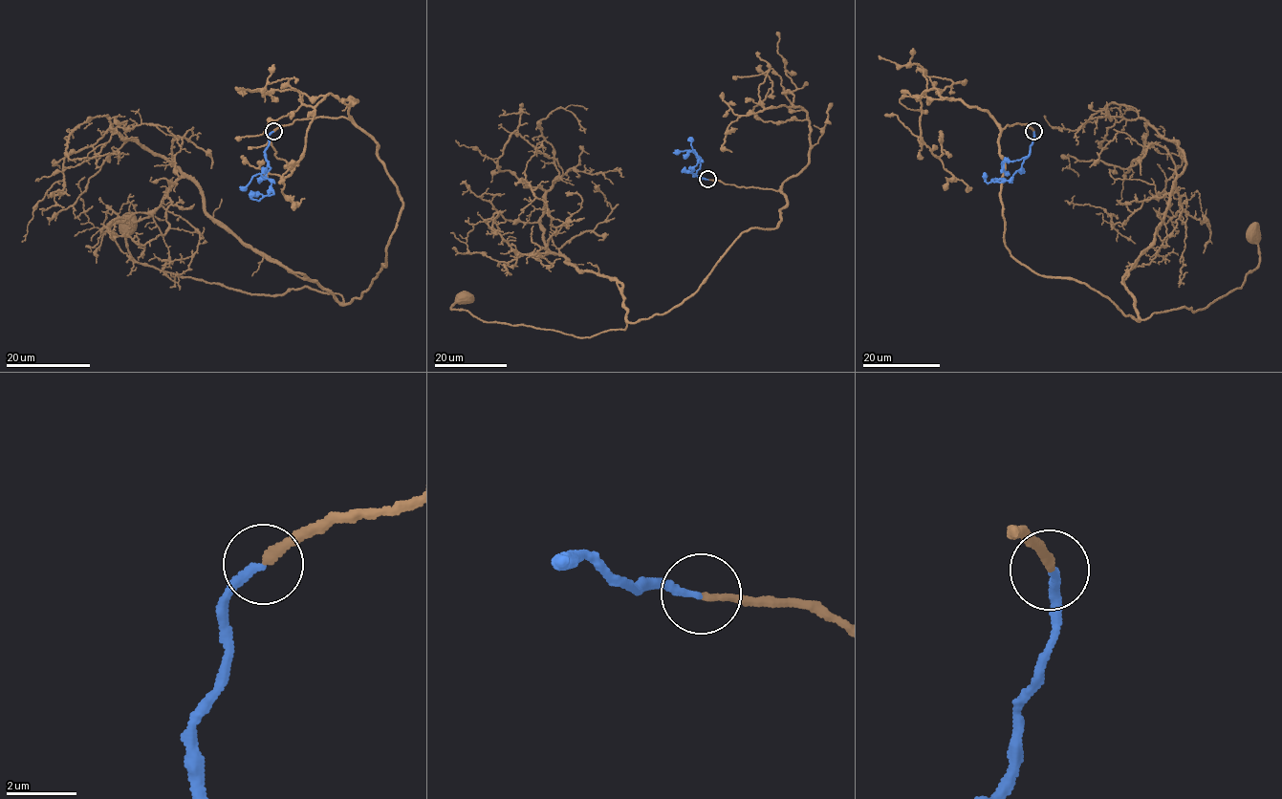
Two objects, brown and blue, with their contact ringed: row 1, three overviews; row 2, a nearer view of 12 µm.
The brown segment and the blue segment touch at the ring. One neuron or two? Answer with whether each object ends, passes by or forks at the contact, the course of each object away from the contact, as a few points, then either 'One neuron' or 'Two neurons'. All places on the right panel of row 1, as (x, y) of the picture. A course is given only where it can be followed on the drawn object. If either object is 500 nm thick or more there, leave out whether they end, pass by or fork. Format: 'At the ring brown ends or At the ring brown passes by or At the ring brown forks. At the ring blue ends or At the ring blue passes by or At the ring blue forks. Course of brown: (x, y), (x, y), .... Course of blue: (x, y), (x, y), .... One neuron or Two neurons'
At the ring brown ends. At the ring blue ends. Course of brown: (1033, 131), (1007, 125), (997, 140), (1005, 246), (1126, 315), (1195, 312), (1242, 287), (1259, 257), (1252, 233). Course of blue: (1033, 131), (1031, 152), (1021, 167), (1009, 180), (986, 183), (983, 173). One neuron

